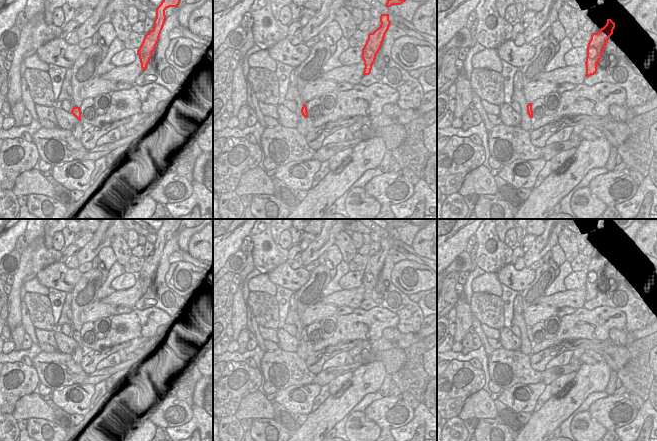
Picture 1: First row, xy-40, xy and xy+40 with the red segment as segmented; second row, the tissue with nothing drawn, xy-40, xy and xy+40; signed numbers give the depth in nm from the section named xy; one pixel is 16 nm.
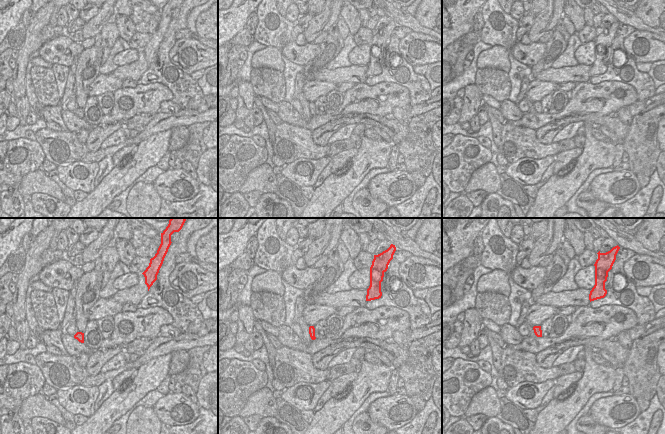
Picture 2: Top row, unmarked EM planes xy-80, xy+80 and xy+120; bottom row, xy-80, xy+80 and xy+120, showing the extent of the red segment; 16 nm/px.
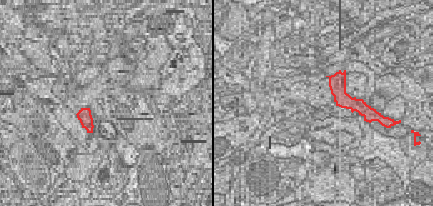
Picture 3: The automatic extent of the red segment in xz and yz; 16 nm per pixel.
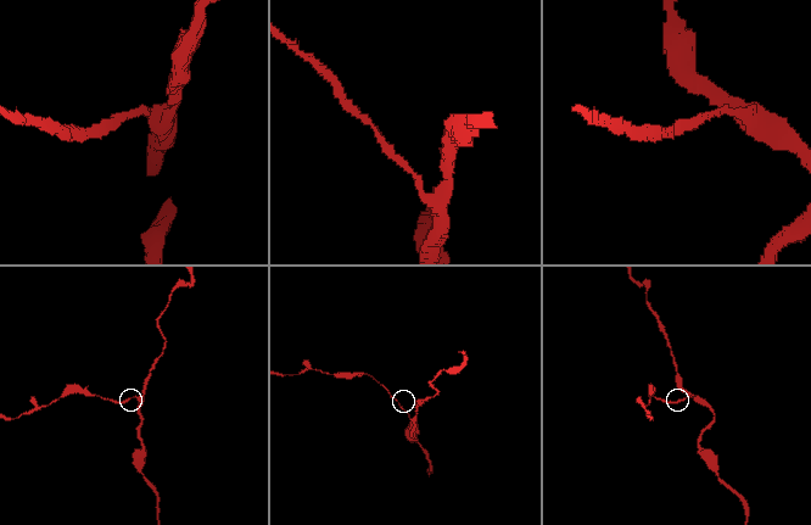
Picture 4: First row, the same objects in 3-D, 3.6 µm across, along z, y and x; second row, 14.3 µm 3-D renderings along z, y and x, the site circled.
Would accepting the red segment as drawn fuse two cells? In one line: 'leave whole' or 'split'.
leave whole

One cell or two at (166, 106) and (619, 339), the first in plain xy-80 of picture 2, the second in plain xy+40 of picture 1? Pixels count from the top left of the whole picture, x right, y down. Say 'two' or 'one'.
one

